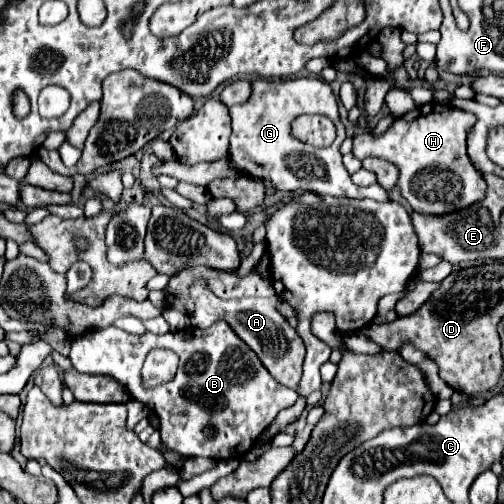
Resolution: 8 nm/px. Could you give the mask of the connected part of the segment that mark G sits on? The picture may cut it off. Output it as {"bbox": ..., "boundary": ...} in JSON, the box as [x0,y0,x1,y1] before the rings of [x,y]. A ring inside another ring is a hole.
{"bbox":[230,78,388,200],"boundary":[[[256,78],[252,84],[252,96],[244,104],[230,108],[232,116],[232,138],[230,138],[230,160],[236,164],[238,172],[254,178],[272,180],[274,190],[286,192],[314,192],[314,194],[334,194],[348,198],[372,198],[388,200],[388,194],[380,184],[360,188],[352,184],[348,172],[344,172],[340,144],[344,142],[344,126],[338,116],[336,98],[328,82],[320,78],[290,78],[290,80],[264,80]],[[300,114],[324,114],[336,126],[336,140],[328,148],[310,148],[310,144],[300,144],[292,136],[292,120]]]}

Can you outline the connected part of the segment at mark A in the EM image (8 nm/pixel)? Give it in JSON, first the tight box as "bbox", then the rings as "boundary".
{"bbox":[190,282,306,390],"boundary":[[[204,282],[194,284],[190,288],[190,296],[196,298],[196,310],[190,316],[192,326],[208,328],[216,320],[226,320],[232,326],[232,330],[256,352],[256,356],[260,358],[264,368],[268,368],[268,372],[274,376],[274,380],[296,390],[300,376],[302,376],[302,362],[304,362],[306,348],[304,348],[304,342],[300,340],[300,336],[296,334],[296,330],[286,322],[286,318],[282,314],[278,314],[276,296],[220,300],[204,286]]]}

